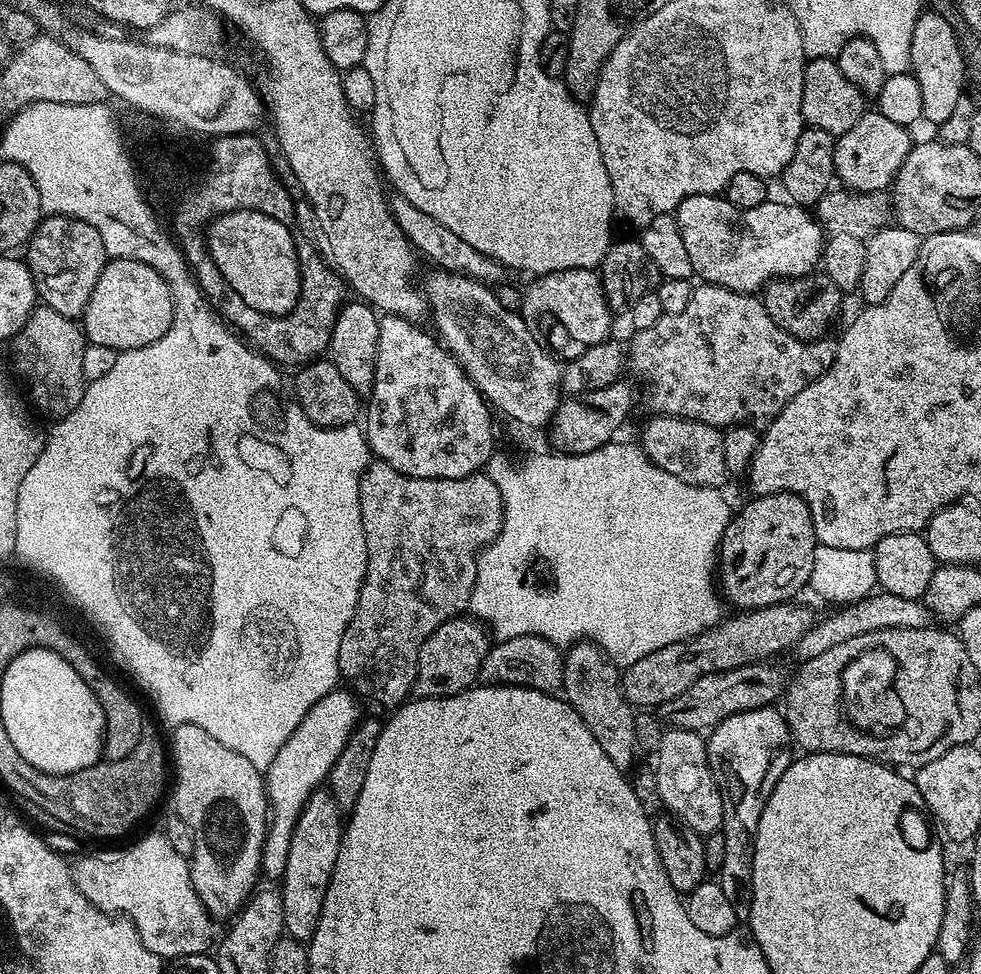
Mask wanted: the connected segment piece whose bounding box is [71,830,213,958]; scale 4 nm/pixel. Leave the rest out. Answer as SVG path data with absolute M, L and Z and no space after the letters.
M156 830L129 848L82 857L71 865L72 880L94 906L128 917L144 945L156 956L202 956L212 944L213 921L194 890L189 863L189 857L178 854L163 831Z

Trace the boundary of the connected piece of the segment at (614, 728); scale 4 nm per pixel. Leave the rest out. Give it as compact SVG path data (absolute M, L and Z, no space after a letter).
M581 640L571 645L563 653L563 660L563 699L582 718L582 722L586 722L590 734L598 738L598 746L606 750L610 762L622 770L628 770L632 764L632 752L637 751L634 736L636 712L620 688L621 669L613 664L612 659L600 649L600 645L593 644L591 640Z

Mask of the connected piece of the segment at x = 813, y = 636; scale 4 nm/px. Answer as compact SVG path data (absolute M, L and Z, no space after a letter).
M877 590L865 600L859 600L856 604L846 604L832 610L828 617L817 619L811 630L796 643L795 655L800 655L801 661L810 658L818 658L830 646L839 646L846 642L846 638L858 638L858 634L870 634L874 630L890 630L891 628L909 628L910 630L922 630L931 628L934 617L923 599L911 600L910 598L898 598L898 594L890 594L883 590Z

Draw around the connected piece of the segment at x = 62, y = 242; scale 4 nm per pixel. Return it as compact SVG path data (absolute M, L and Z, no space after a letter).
M45 215L26 245L27 252L26 263L43 307L58 310L63 316L83 317L86 302L90 302L90 294L110 259L106 246L102 246L102 234L72 216Z

